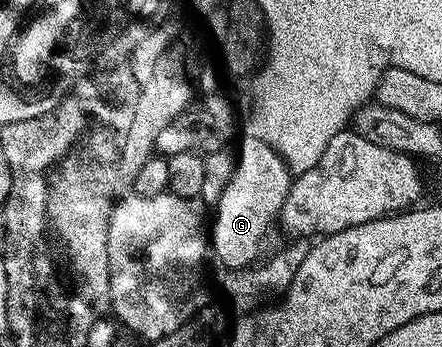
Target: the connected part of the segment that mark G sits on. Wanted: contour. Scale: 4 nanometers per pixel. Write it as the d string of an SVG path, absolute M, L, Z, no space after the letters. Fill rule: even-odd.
M263 138L247 139L240 145L235 172L215 203L216 223L209 227L213 255L224 263L228 272L247 268L258 260L255 258L262 253L271 226L276 226L292 182L291 168Z

